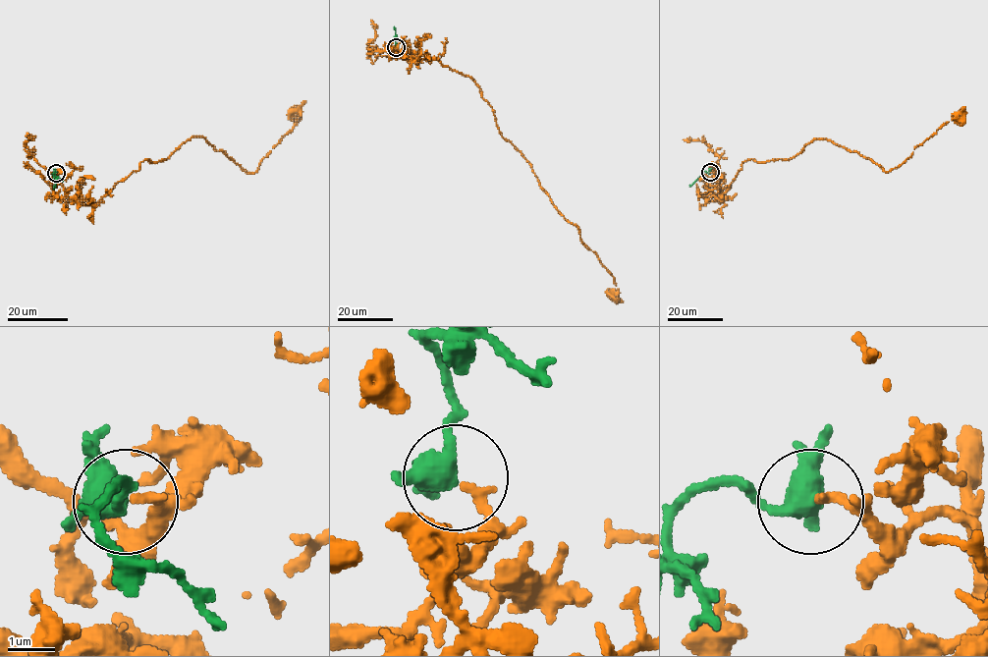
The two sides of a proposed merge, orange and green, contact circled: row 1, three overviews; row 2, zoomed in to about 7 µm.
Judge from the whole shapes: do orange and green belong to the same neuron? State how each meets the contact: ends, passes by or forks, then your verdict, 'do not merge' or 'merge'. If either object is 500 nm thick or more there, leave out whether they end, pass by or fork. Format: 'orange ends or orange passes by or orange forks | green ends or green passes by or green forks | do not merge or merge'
orange ends | green forks | merge

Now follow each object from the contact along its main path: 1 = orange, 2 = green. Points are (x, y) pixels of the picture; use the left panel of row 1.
1: (56, 173), (68, 195), (96, 202), (142, 161), (166, 159), (192, 136), (253, 173), (295, 126), (297, 112)
2: (56, 173), (53, 190)

